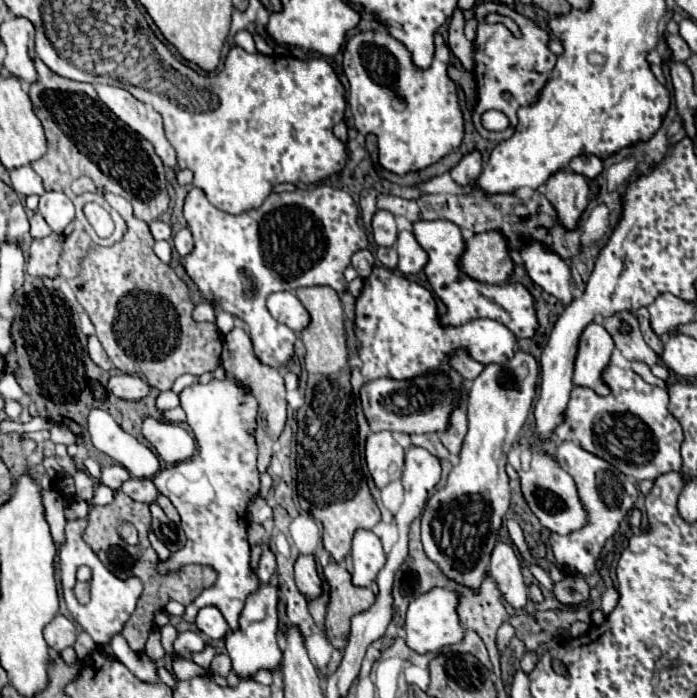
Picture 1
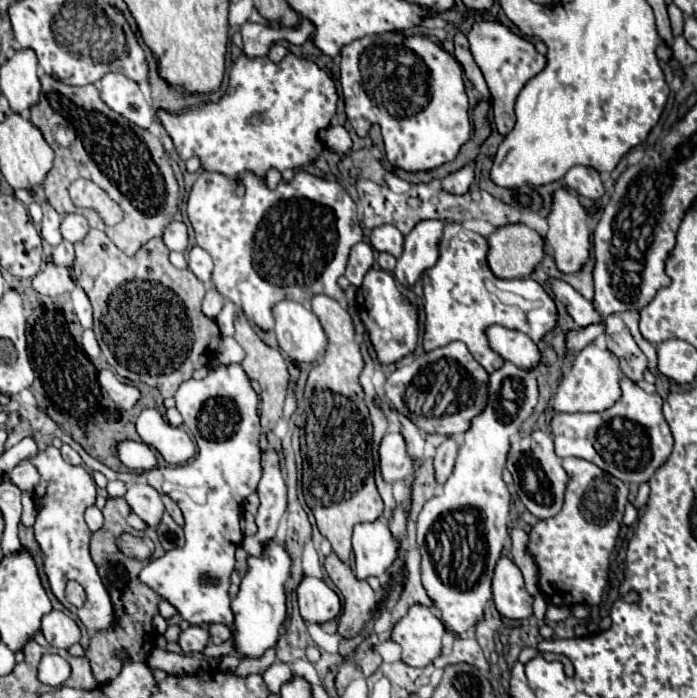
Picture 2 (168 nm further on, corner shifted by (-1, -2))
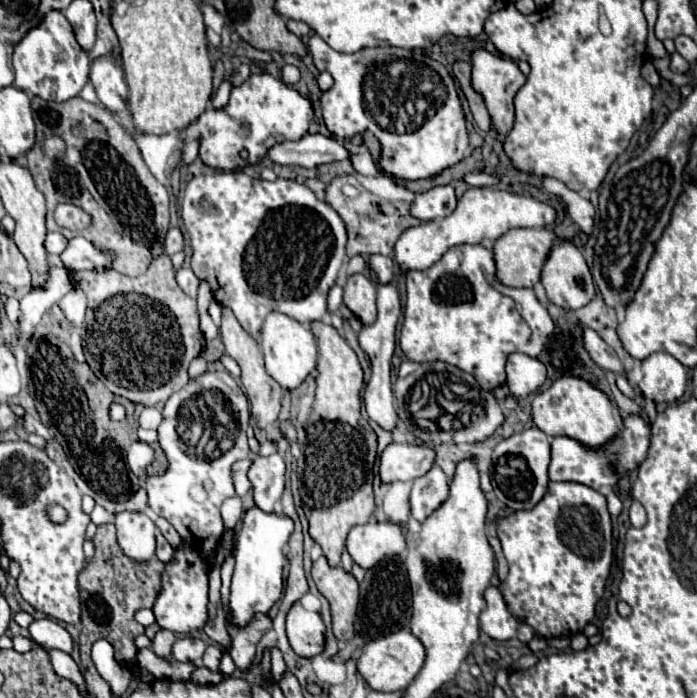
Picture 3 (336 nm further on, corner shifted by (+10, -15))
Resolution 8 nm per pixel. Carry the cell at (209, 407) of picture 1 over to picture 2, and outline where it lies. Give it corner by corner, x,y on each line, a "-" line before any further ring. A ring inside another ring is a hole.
216,366
208,372
202,380
188,380
184,382
178,392
174,394
176,408
184,418
184,424
190,430
190,436
194,444
198,446
198,458
194,462
188,462
184,466
166,466
156,468
148,472
148,484
156,488
160,494
170,496
178,508
184,514
184,536
186,544
180,550
170,550
162,558
152,560
148,566
142,568
140,580
150,586
158,596
162,596
166,602
170,602
182,620
190,624
232,624
232,608
230,608
230,574
234,570
234,552
242,542
240,532
240,512
244,500
256,492
258,480
260,480
260,420
256,414
256,394
248,382
246,372
242,366

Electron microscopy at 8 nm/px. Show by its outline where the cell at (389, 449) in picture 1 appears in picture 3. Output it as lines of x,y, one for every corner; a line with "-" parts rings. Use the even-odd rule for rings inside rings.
391,443
381,453
379,475
383,483
413,481
425,475
435,461
435,453
427,447

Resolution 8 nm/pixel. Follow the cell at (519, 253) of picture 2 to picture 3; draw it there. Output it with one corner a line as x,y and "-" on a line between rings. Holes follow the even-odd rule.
511,229
493,245
497,279
507,287
533,287
539,281
543,261
553,245
553,231
549,229

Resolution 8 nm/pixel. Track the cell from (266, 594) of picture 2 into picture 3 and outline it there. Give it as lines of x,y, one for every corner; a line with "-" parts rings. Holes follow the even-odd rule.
257,507
249,509
245,515
243,515
243,527
239,529
239,535
237,535
237,549
235,549
235,573
233,573
233,581
231,581
231,595
229,595
229,621
227,623
233,623
233,627
237,629
243,629
249,625
249,621
257,615
257,613
263,613
267,615
269,609
275,605
275,601
281,597
283,593
283,563
285,563
285,557
283,557
283,547
289,539
293,531
293,521
287,519
287,517
279,517
279,515
267,515
263,511
259,511

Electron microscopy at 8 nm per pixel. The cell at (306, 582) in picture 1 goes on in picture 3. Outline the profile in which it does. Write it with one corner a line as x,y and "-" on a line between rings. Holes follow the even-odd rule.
297,601
287,615
287,637
297,655
315,657
323,651
325,623
319,613
305,611

